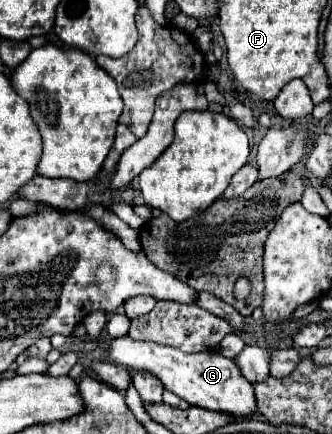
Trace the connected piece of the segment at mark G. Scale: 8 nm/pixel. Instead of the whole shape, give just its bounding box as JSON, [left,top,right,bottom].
[108,337,256,415]

